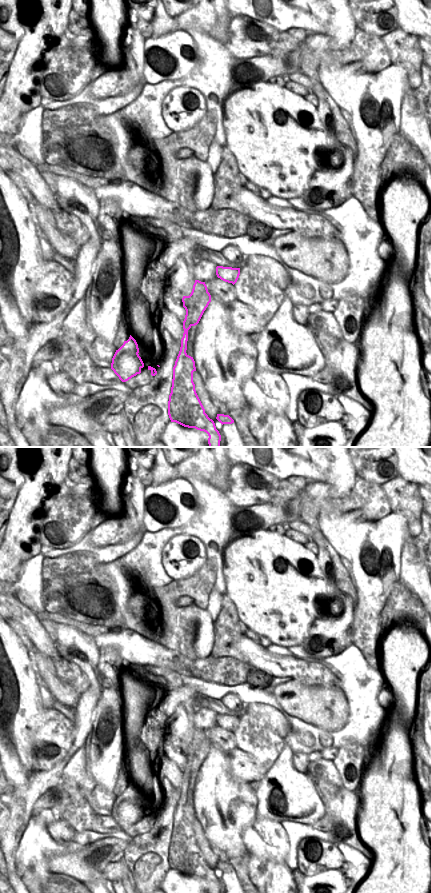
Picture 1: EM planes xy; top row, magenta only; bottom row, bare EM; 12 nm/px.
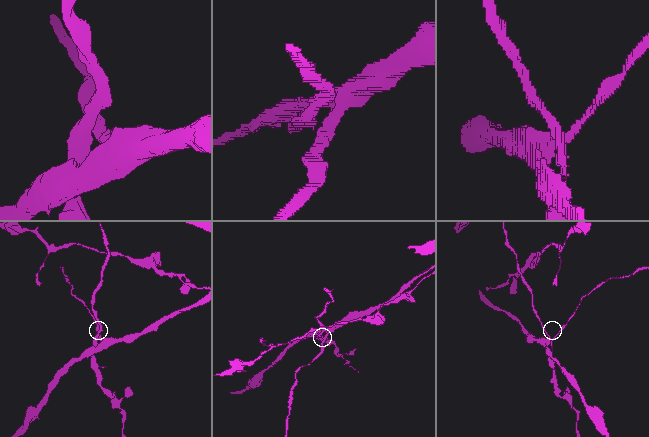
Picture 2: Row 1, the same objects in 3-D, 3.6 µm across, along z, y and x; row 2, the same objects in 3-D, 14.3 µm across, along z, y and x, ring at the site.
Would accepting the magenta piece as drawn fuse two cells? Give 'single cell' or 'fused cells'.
fused cells

